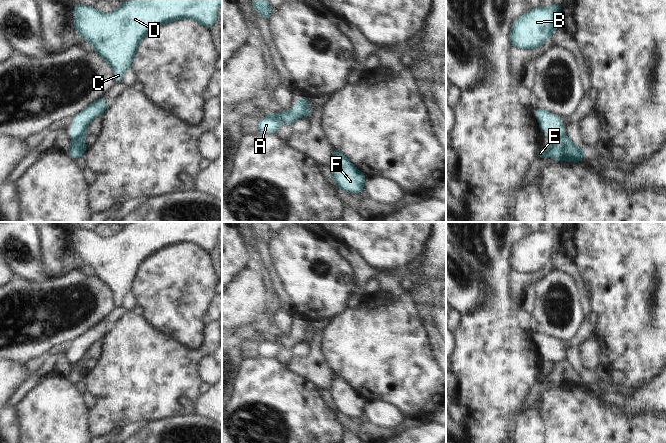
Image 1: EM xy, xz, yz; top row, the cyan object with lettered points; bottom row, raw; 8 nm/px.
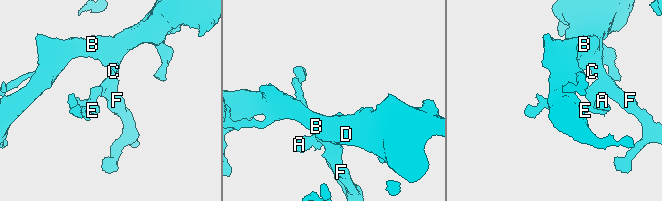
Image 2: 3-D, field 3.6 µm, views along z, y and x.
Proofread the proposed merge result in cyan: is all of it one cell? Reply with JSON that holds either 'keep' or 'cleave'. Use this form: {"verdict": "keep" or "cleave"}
{"verdict": "cleave"}

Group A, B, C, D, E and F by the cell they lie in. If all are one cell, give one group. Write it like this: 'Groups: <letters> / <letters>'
Groups: A B C D F / E

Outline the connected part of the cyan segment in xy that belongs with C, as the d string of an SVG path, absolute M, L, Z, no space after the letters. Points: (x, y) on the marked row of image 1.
M128 0L112 13L101 13L94 7L77 4L74 6L73 26L110 65L116 83L121 83L123 73L132 66L139 42L148 33L178 19L193 19L210 29L218 20L216 13L221 3L222 0Z

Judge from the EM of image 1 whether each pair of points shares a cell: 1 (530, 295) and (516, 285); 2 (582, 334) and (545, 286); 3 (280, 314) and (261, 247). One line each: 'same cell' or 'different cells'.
1: different cells
2: different cells
3: different cells

